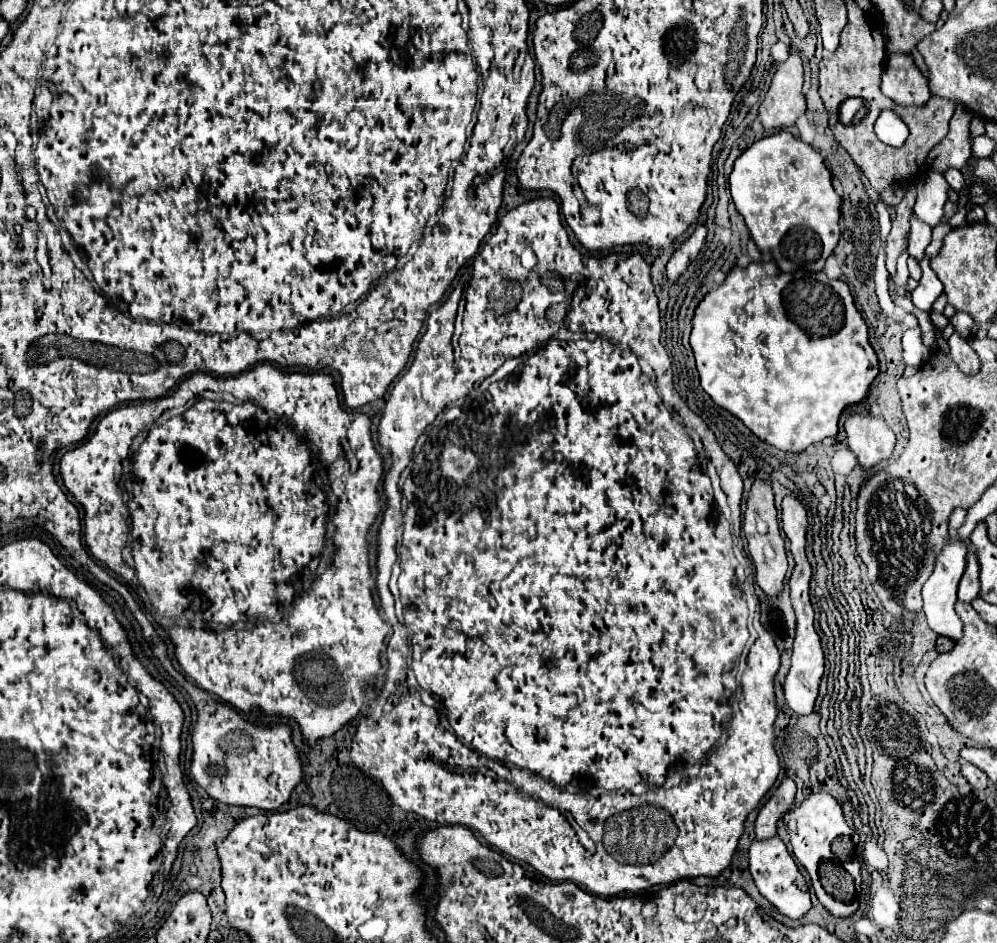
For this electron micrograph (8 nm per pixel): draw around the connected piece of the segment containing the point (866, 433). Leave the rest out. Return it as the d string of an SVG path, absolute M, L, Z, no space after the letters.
M852 415L844 423L848 447L856 455L862 469L872 469L876 463L888 459L894 451L896 437L890 427L874 415Z

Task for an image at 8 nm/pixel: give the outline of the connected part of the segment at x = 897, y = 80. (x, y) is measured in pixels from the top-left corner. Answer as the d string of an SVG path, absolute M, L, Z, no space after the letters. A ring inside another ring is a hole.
M890 53L884 61L882 71L882 91L898 105L924 107L932 97L928 89L928 79L914 65L910 55Z

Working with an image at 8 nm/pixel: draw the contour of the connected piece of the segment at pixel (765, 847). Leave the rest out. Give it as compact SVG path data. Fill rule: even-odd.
M780 837L768 839L768 841L754 841L750 845L750 873L754 877L754 883L758 885L760 893L788 919L802 919L810 909L810 893L808 893L808 883L798 871L794 859L790 857L786 845L782 843Z

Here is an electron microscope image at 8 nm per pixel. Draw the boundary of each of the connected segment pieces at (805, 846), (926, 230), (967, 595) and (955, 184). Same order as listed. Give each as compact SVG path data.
M814 793L814 795L810 795L800 807L792 809L790 813L786 813L786 815L784 815L784 823L786 823L786 827L788 827L792 851L794 851L794 855L800 859L800 863L804 863L804 867L806 867L810 879L812 879L812 887L814 887L814 891L816 891L816 897L820 899L820 903L822 903L822 905L828 909L828 913L832 913L834 917L842 917L842 919L852 917L852 915L856 913L856 909L858 909L858 903L856 903L856 901L852 901L852 903L836 901L832 895L828 895L828 893L824 891L824 887L822 887L822 883L820 883L820 873L818 873L822 861L836 861L834 853L830 851L830 843L832 843L836 837L848 835L855 845L858 844L858 835L856 835L856 831L854 831L852 827L848 827L844 815L842 815L842 809L840 809L840 805L838 805L838 801L836 801L832 795L828 795L828 793Z
M914 213L910 215L910 239L908 239L908 253L918 261L924 257L924 249L930 243L932 227L922 223Z
M972 551L968 553L968 565L966 571L962 575L960 587L958 587L958 599L964 603L970 603L976 595L980 593L980 581L978 581L978 561L972 555Z
M948 169L948 171L944 173L944 177L946 177L948 185L950 185L954 191L962 191L962 187L964 187L964 177L962 177L962 173L960 173L958 169Z

